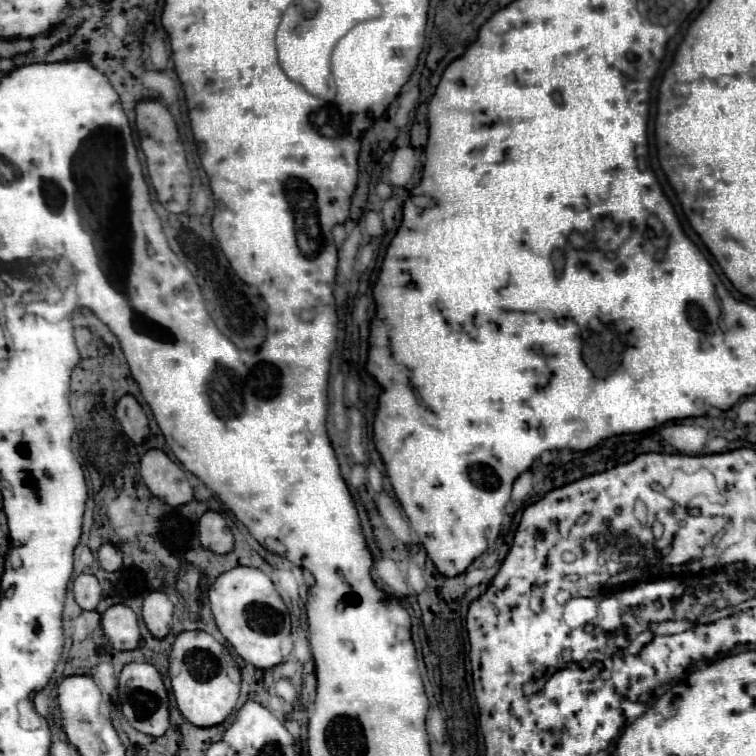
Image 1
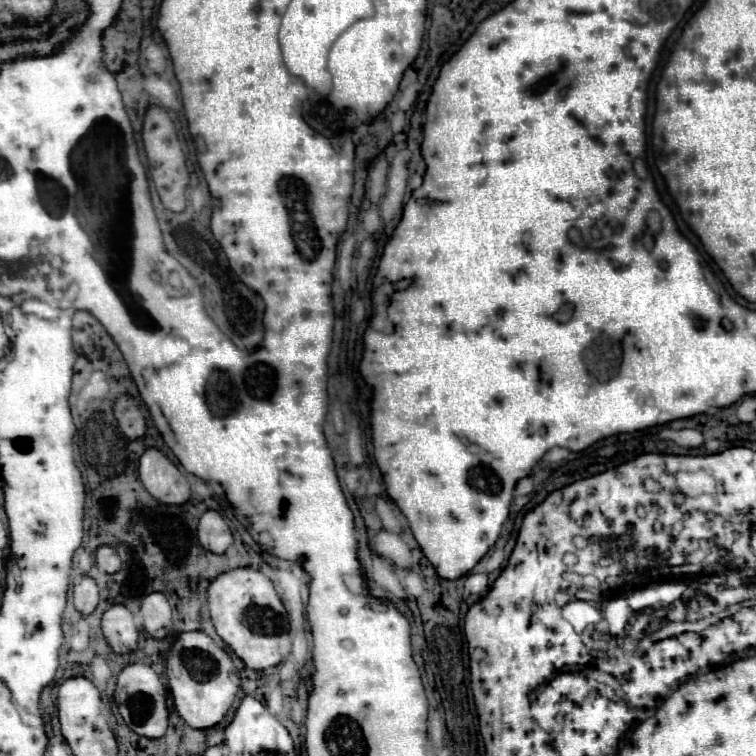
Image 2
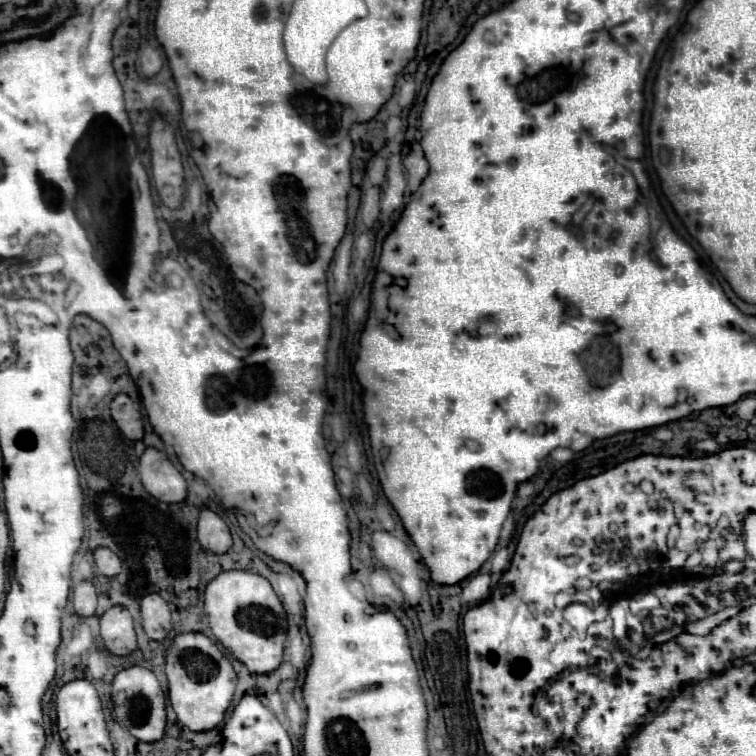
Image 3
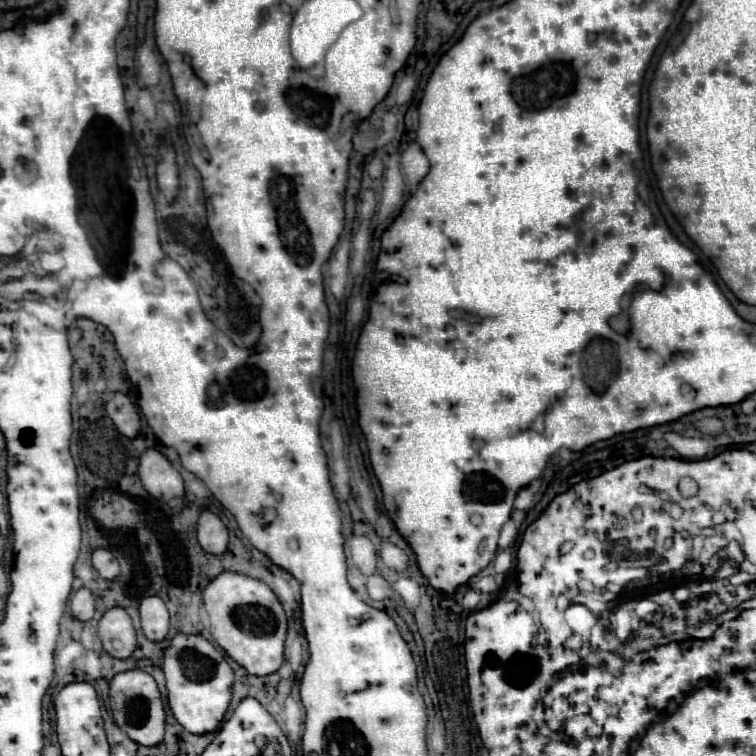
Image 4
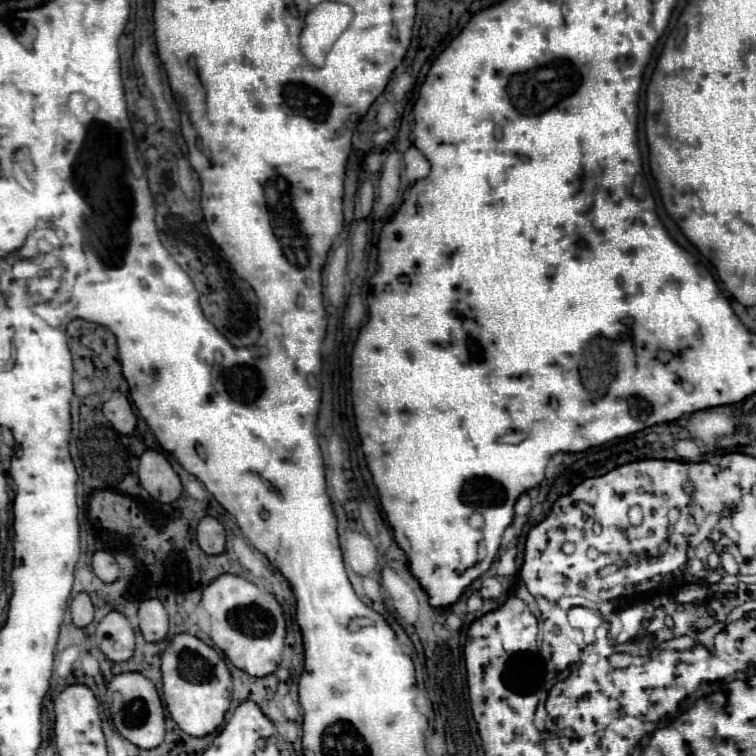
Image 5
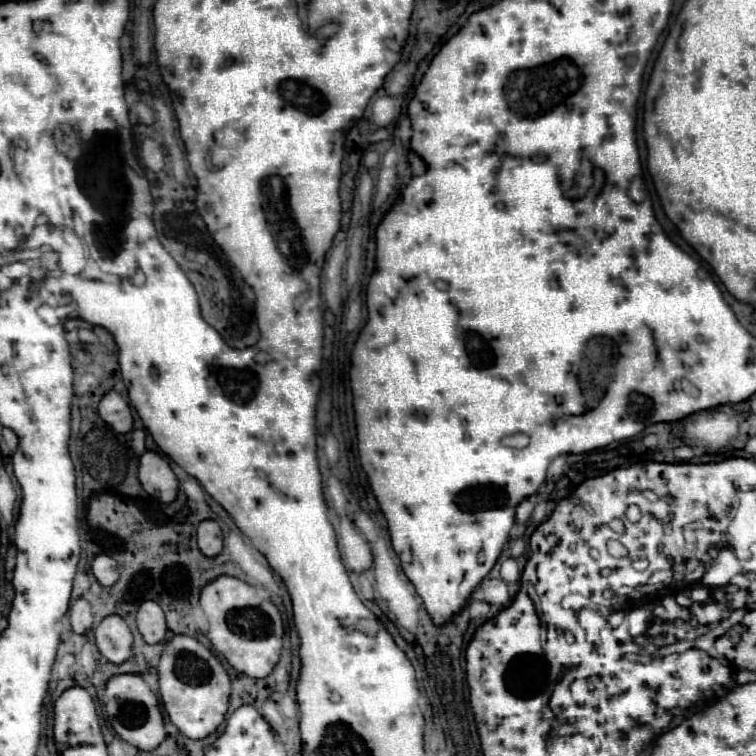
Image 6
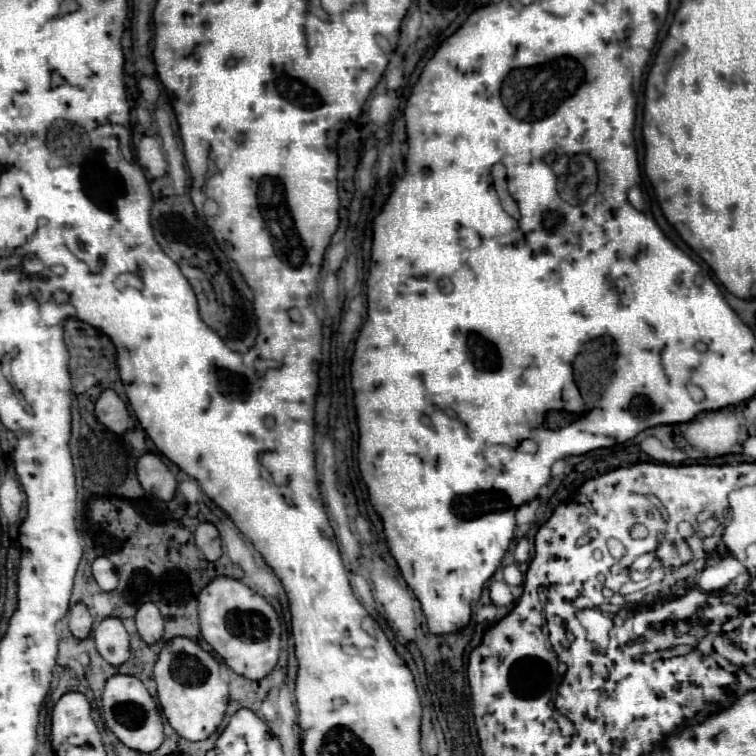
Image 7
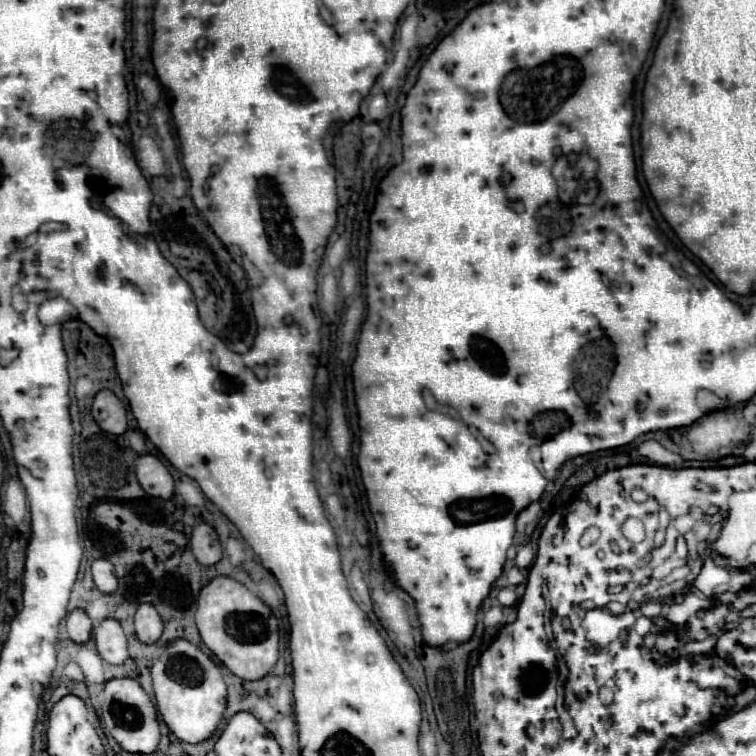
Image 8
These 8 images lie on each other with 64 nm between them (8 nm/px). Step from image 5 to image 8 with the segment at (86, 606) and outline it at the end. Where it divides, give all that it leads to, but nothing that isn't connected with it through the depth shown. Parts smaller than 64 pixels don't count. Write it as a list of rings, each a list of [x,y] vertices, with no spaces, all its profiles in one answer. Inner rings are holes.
[[[76,608],[66,616],[66,628],[68,628],[68,636],[70,640],[82,644],[90,640],[92,634],[92,620],[86,616],[84,610]]]

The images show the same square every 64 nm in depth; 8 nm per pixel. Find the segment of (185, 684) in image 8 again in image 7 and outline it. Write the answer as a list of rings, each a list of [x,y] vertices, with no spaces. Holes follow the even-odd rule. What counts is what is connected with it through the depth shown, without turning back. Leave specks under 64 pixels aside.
[[[178,636],[164,644],[154,666],[158,700],[170,726],[186,740],[206,740],[224,720],[228,706],[228,682],[220,678],[220,664],[214,656],[190,638]]]

